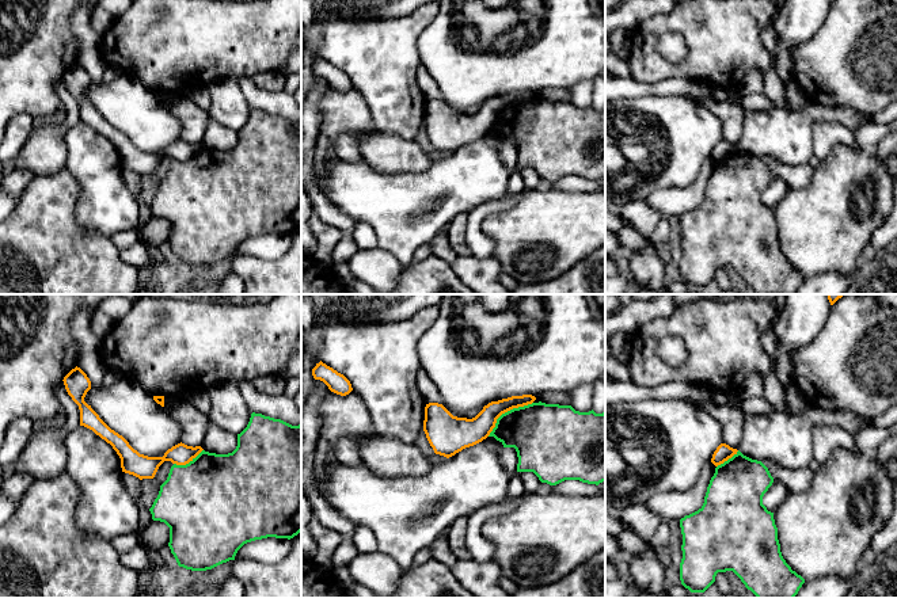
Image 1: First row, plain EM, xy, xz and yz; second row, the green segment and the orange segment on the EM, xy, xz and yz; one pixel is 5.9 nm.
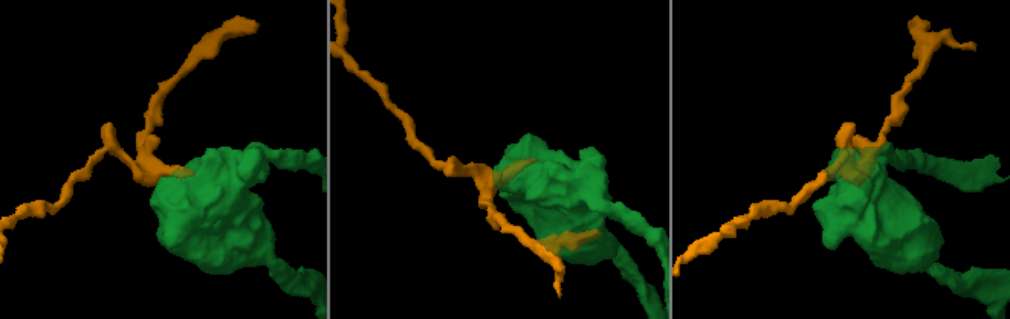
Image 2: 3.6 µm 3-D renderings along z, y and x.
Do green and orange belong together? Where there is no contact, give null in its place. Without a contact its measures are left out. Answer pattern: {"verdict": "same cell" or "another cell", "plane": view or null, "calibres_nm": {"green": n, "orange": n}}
{"verdict": "another cell", "plane": "xz", "calibres_nm": {"green": 360, "orange": 160}}

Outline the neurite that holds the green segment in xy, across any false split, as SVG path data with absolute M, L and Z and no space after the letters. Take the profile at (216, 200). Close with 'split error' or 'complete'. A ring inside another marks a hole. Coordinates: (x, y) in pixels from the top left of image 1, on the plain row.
M252 108L247 123L237 130L232 149L202 146L186 161L174 160L149 207L153 217L170 224L168 243L178 262L191 267L206 267L235 256L237 247L255 236L293 235L301 228L301 121L292 122Z; complete

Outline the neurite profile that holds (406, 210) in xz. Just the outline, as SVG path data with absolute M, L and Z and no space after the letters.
M487 133L465 144L440 161L432 161L422 174L387 175L376 172L364 159L347 163L335 157L322 183L328 202L356 222L369 224L377 239L377 247L394 255L402 267L408 266L418 247L430 243L459 214L506 195L510 172L502 164L499 148L502 138Z

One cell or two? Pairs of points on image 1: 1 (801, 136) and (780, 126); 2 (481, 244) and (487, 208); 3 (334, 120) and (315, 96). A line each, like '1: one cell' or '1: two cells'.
1: one cell
2: one cell
3: two cells

